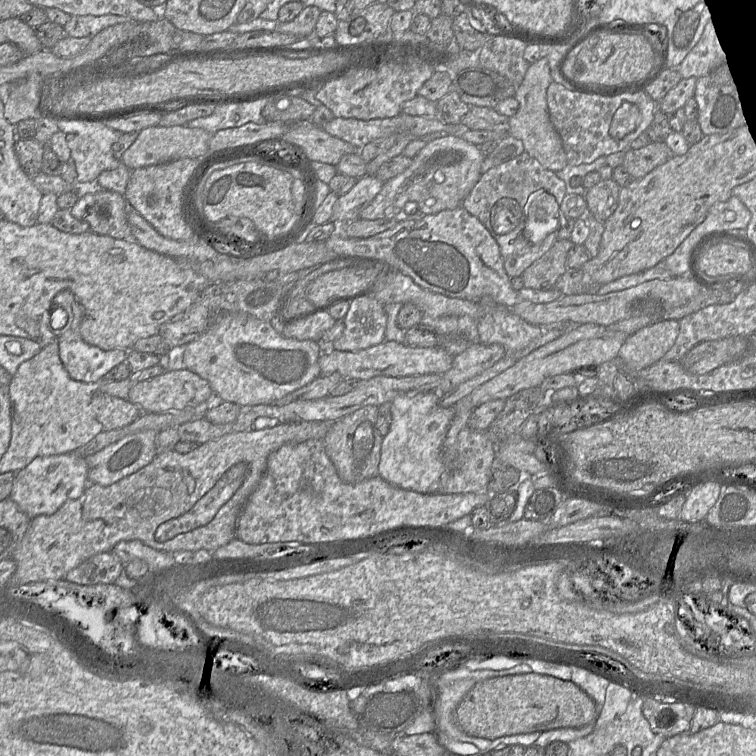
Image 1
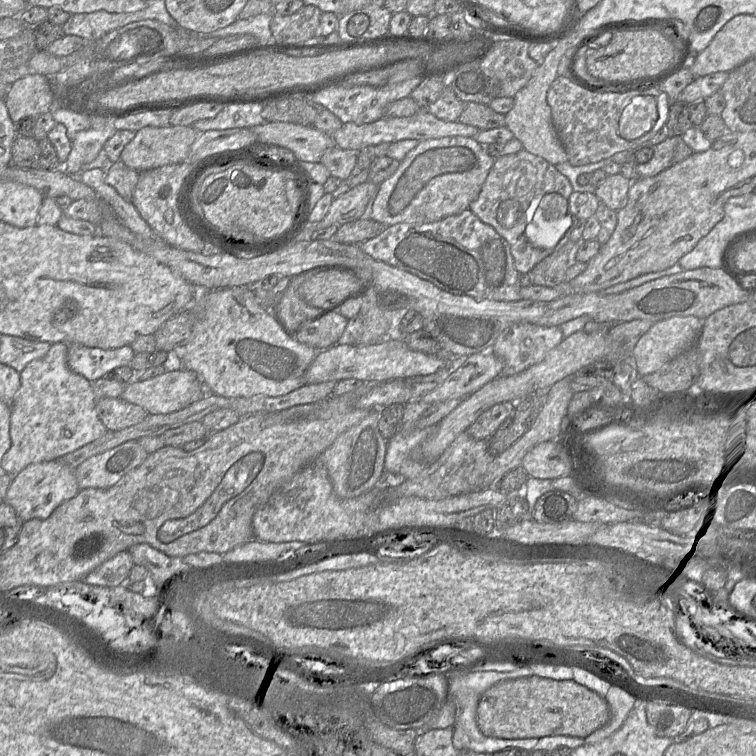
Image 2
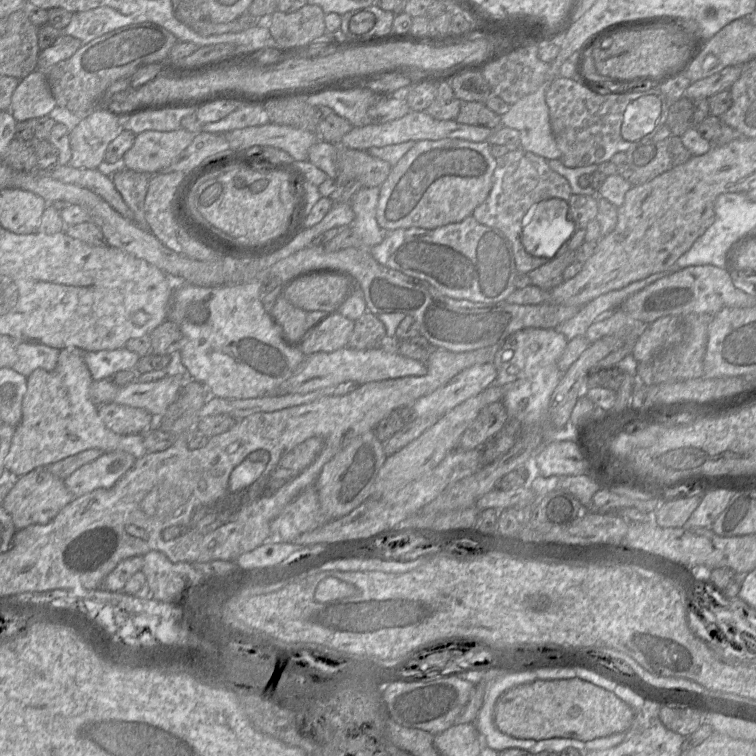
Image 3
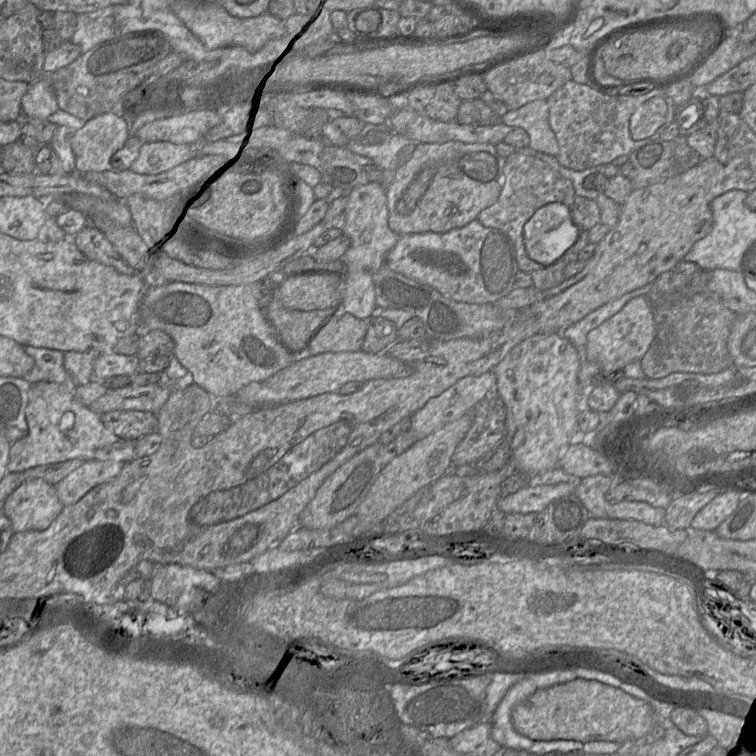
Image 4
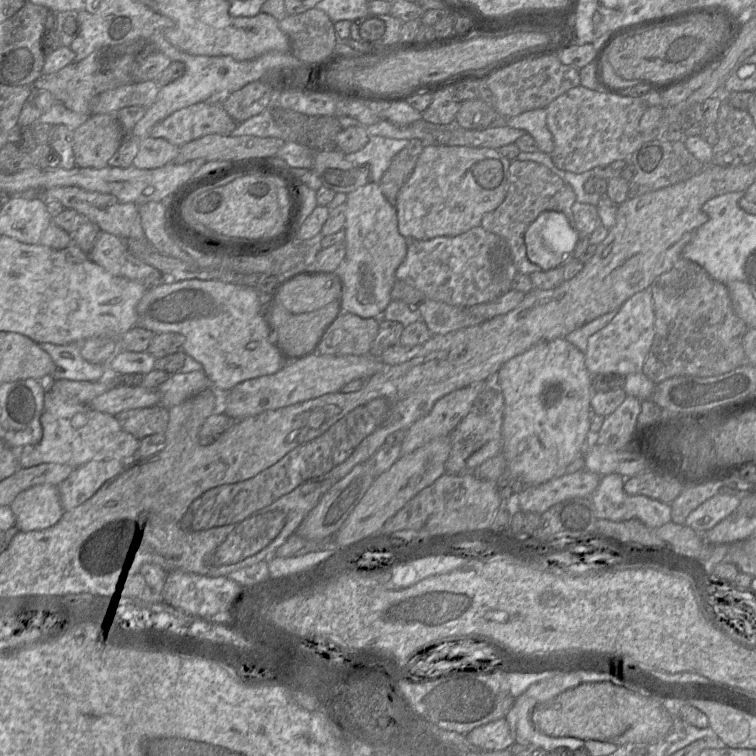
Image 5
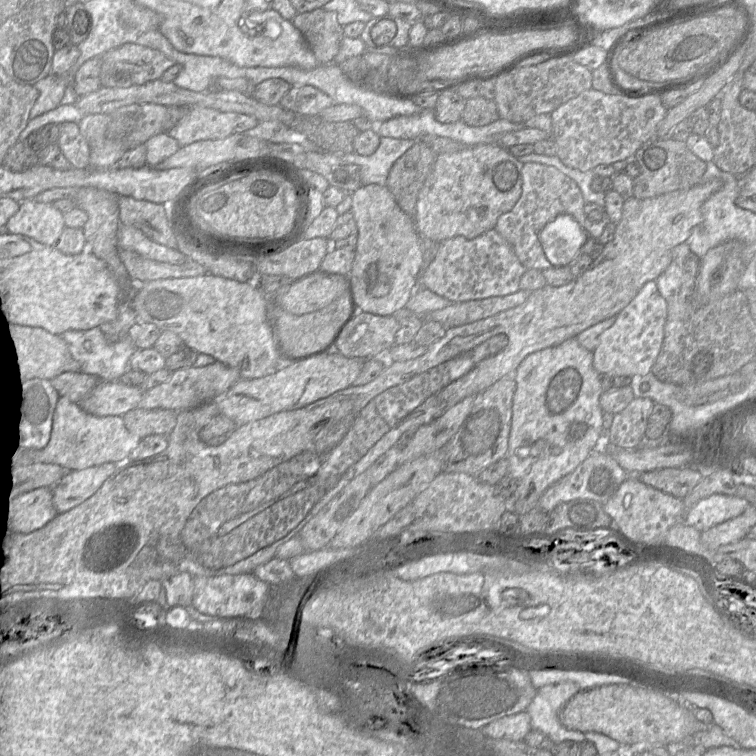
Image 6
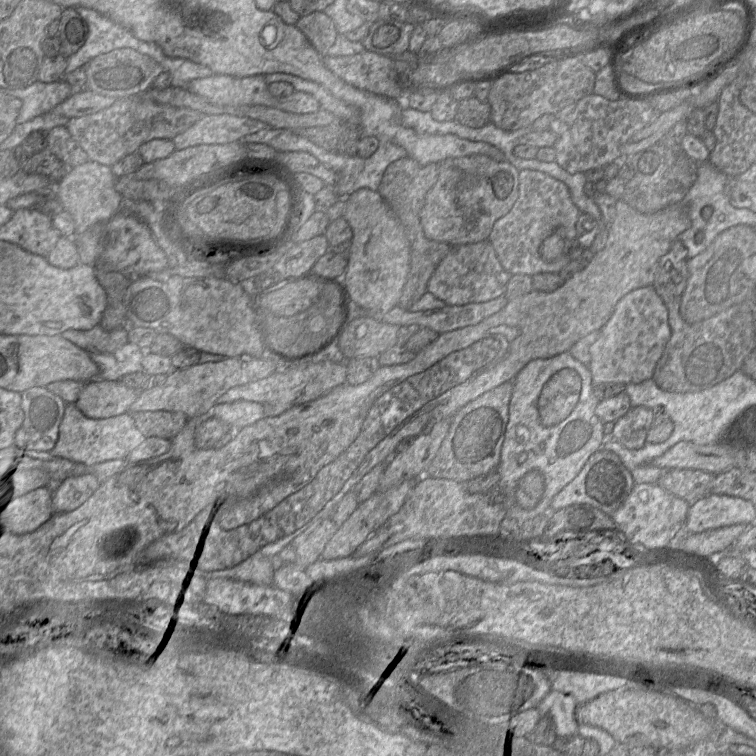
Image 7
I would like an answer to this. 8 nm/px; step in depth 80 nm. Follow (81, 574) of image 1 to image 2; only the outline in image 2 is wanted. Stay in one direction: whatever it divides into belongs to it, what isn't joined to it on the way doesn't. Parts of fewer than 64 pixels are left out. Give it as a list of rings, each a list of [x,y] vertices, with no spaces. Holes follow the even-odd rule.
[[[122,551],[113,556],[112,558],[106,560],[96,569],[92,570],[86,576],[82,578],[82,580],[75,580],[75,581],[83,581],[89,585],[94,586],[102,586],[102,587],[116,587],[123,583],[123,581],[128,577],[131,568],[133,567],[134,563],[127,551]]]

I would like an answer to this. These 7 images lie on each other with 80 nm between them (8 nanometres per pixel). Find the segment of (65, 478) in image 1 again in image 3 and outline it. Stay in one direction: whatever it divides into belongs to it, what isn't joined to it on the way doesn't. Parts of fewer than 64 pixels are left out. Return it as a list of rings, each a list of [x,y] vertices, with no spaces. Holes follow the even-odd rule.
[[[38,468],[14,478],[1,506],[10,514],[15,528],[21,530],[29,525],[49,523],[74,498],[62,479],[53,476],[44,468]]]

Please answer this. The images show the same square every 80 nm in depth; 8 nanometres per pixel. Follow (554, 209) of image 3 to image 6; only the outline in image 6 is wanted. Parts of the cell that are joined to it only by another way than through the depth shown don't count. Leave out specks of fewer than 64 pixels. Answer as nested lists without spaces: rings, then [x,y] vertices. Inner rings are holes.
[[[556,217],[547,222],[538,233],[544,259],[555,268],[571,263],[582,243],[580,230],[567,218]]]

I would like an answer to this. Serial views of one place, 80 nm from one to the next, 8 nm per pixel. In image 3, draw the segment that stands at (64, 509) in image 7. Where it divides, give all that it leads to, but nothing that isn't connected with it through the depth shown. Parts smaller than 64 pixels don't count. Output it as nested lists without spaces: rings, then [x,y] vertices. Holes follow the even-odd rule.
[[[123,451],[104,453],[63,481],[75,498],[96,489],[108,489],[133,467],[136,460],[133,455]]]

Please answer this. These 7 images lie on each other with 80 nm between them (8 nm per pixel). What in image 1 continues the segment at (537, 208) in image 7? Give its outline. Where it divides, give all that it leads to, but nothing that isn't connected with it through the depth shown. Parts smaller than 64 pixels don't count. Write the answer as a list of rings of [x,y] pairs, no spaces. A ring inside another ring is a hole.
[[[525,151],[483,173],[478,183],[462,202],[461,206],[477,217],[504,248],[505,268],[511,277],[522,276],[525,270],[529,269],[555,244],[567,239],[567,217],[566,225],[549,234],[541,242],[532,242],[525,236],[528,203],[533,194],[545,191],[554,194],[558,200],[566,197],[566,184],[558,176],[558,172],[545,167]]]

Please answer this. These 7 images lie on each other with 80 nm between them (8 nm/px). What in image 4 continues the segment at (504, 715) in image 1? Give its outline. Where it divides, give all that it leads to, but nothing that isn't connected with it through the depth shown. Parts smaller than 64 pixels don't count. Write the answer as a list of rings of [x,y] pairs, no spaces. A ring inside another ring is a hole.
[[[583,678],[537,690],[513,708],[511,717],[515,730],[533,740],[625,742],[645,736],[654,727],[649,703],[620,688]]]

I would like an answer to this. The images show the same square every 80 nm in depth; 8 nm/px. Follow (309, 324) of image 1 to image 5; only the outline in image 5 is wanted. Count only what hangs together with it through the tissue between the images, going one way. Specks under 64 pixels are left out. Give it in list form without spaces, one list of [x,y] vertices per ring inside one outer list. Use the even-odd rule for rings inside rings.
[[[342,312],[327,328],[321,338],[321,355],[368,354],[377,336],[380,318],[362,318]]]

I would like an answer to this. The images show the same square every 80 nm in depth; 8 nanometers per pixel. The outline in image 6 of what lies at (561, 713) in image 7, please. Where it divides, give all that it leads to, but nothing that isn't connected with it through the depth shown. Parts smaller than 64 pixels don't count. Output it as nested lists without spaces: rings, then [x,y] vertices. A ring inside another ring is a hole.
[[[572,679],[537,689],[526,709],[531,718],[531,729],[542,732],[555,744],[564,741],[588,741],[583,732],[567,729],[559,721],[559,711],[578,692],[579,685]]]

